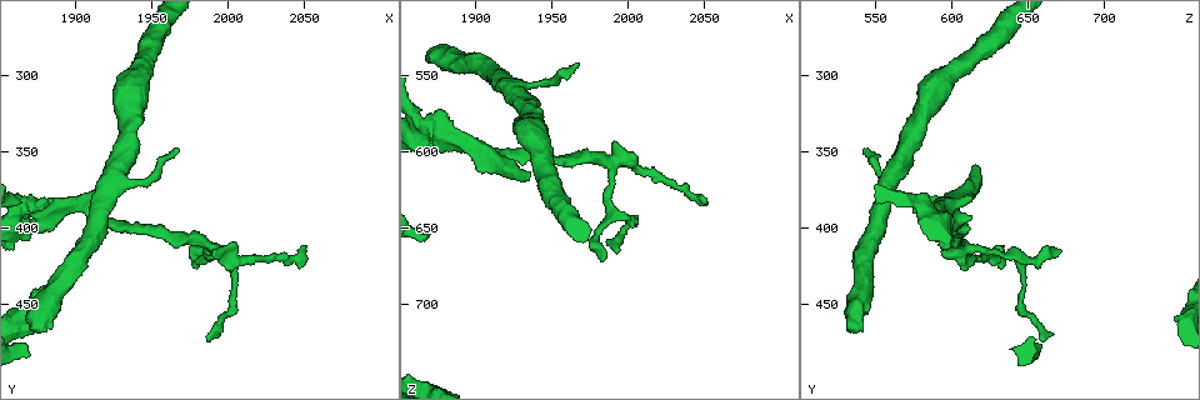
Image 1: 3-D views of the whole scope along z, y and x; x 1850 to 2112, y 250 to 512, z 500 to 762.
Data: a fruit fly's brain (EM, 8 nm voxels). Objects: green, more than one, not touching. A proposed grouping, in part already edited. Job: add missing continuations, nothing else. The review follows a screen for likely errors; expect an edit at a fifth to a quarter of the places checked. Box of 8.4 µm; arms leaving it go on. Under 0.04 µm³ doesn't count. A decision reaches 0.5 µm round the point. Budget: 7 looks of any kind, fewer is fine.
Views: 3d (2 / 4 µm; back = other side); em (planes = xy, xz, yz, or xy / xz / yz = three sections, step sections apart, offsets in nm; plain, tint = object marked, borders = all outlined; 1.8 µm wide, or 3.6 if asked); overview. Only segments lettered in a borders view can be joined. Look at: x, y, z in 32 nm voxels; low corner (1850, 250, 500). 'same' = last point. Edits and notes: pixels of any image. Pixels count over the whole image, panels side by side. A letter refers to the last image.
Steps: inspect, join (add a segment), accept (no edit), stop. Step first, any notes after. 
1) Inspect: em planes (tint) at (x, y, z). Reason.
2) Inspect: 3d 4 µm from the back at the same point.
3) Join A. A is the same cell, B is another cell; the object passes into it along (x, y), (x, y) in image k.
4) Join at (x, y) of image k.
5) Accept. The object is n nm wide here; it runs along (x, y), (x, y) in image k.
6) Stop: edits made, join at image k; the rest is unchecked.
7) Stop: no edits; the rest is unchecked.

Inspect: em xz step 4 (borders) at (2050, 412, 632). Branch stops here.

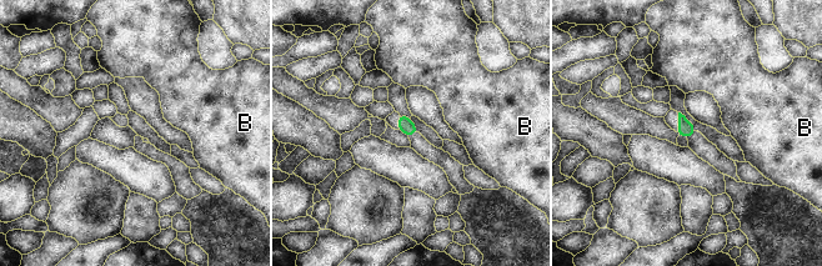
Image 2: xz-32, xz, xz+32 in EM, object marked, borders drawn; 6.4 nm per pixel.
Inspect: em planes (borders) at the same point. Another direction.

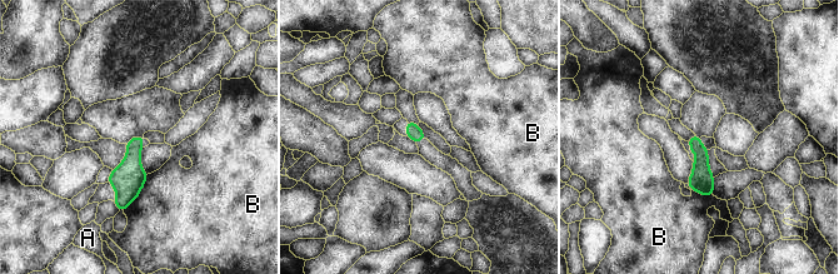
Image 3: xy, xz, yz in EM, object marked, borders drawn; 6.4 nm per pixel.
Accept. A and B are other cells; a border runs along (148, 174), (139, 194), (123, 210) in image 3; none of them fits.

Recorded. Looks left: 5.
Inspect: 3d 4 µm at (1936, 358, 618). An open end.

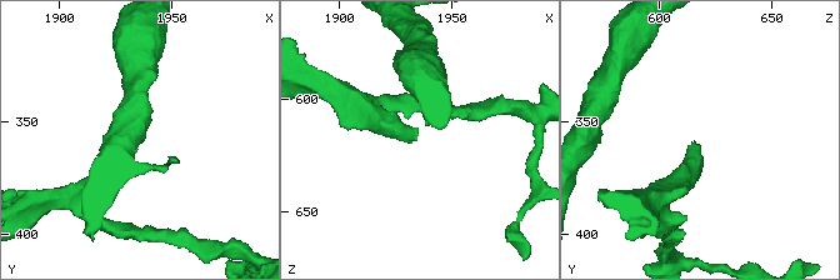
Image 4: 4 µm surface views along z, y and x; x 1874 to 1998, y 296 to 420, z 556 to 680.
Inspect: em xz step 16 (borders) at (1935, 360, 616).

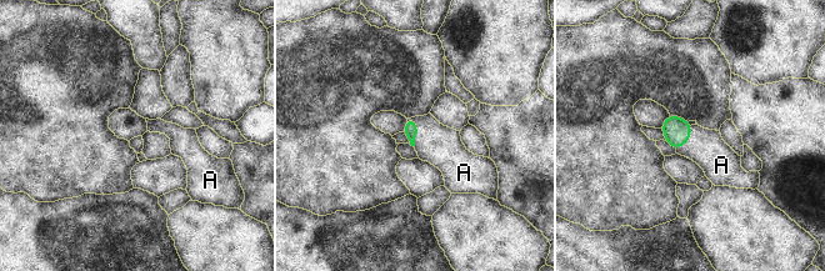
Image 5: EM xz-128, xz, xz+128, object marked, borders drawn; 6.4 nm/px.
Inspect: em planes (borders) at the same point.

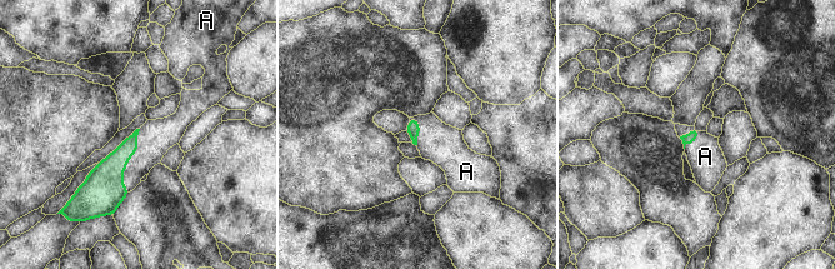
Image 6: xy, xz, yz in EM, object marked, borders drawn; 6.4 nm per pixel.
Join A. A is the same cell; the object passes into it along (103, 189), (128, 159), (155, 138) in image 6; the neuron continues.

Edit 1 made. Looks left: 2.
Inspect: overview. Redraw.

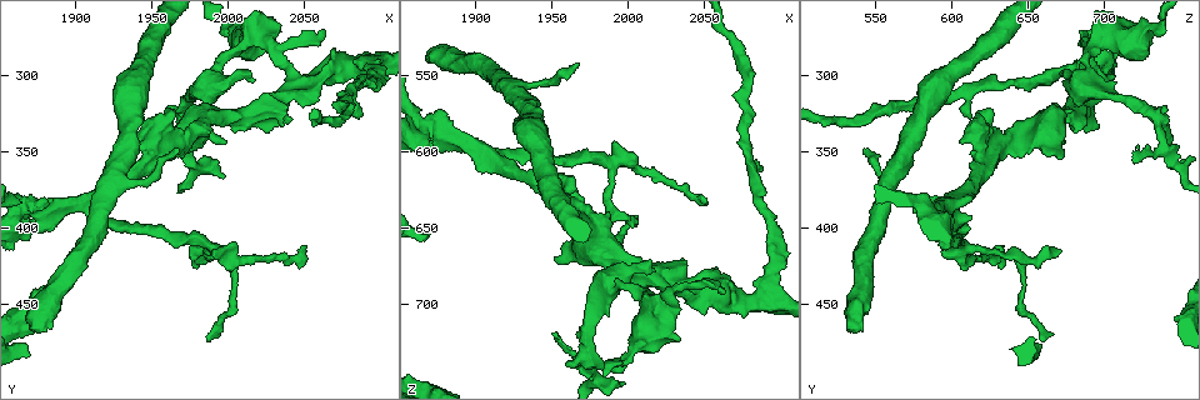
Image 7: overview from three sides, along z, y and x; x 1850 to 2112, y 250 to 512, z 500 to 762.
Inspect: em planes (borders) at (2014, 298, 670). Branch stops here.

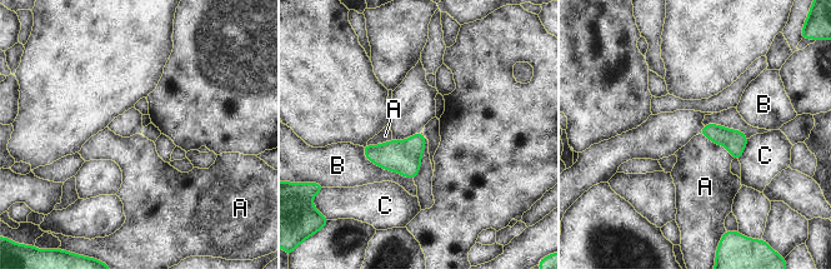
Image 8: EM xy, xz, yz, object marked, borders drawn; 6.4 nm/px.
Accept. A, B and C are other cells; a border runs along (700, 134), (721, 144), (734, 158) in image 8; none of them fits.

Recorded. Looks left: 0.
Stop: edits made, join at image 6; the rest is unchecked.

